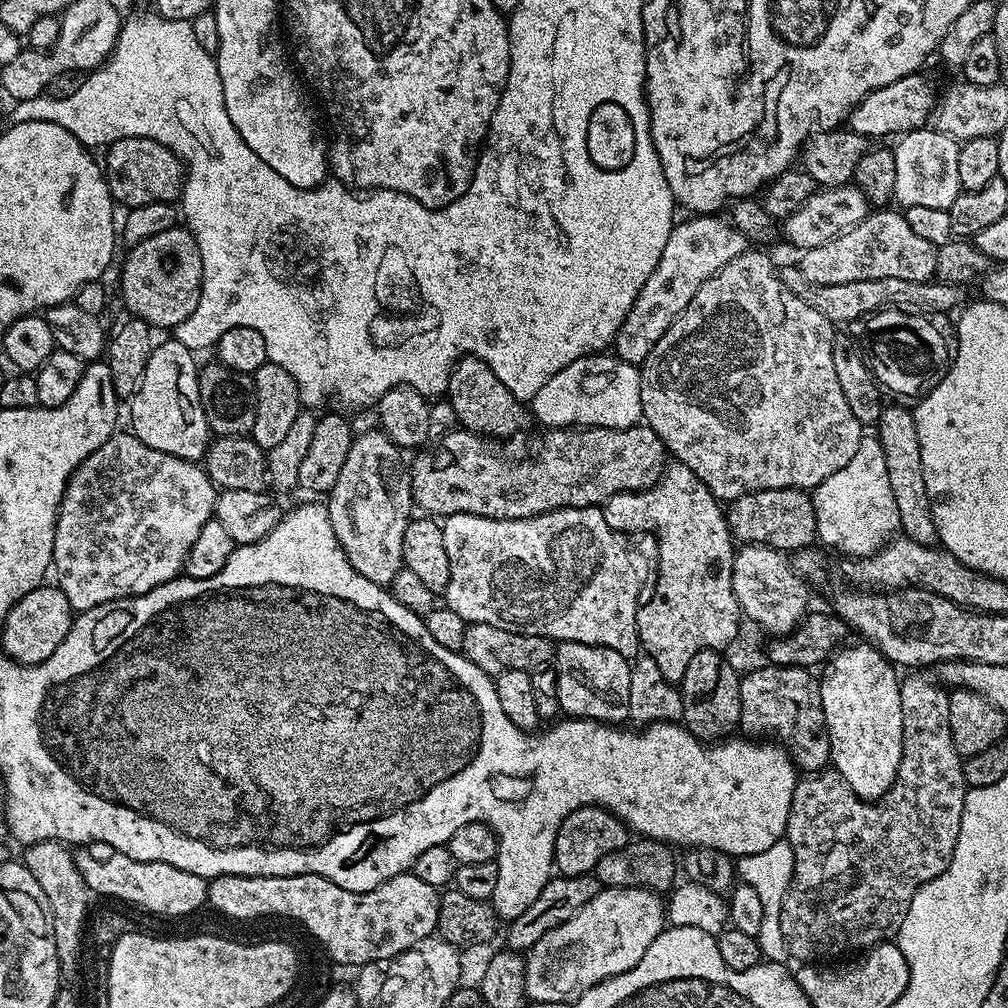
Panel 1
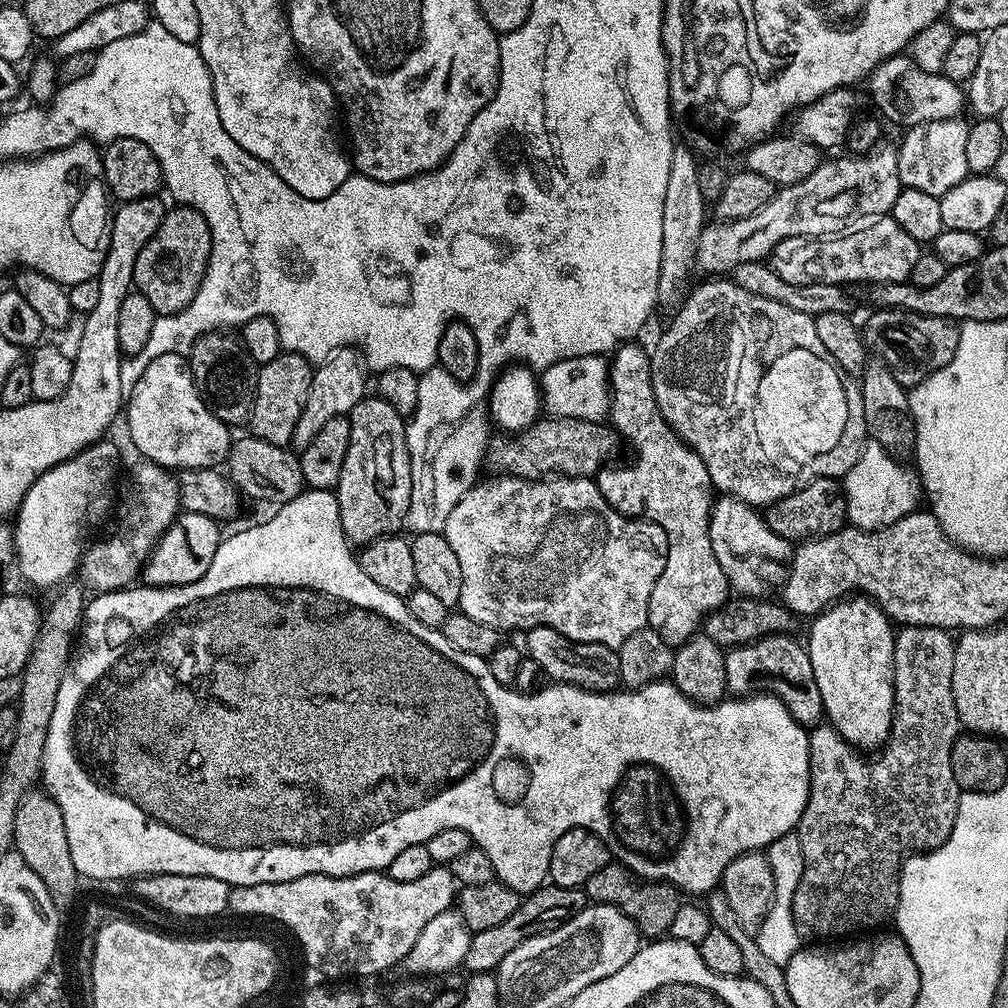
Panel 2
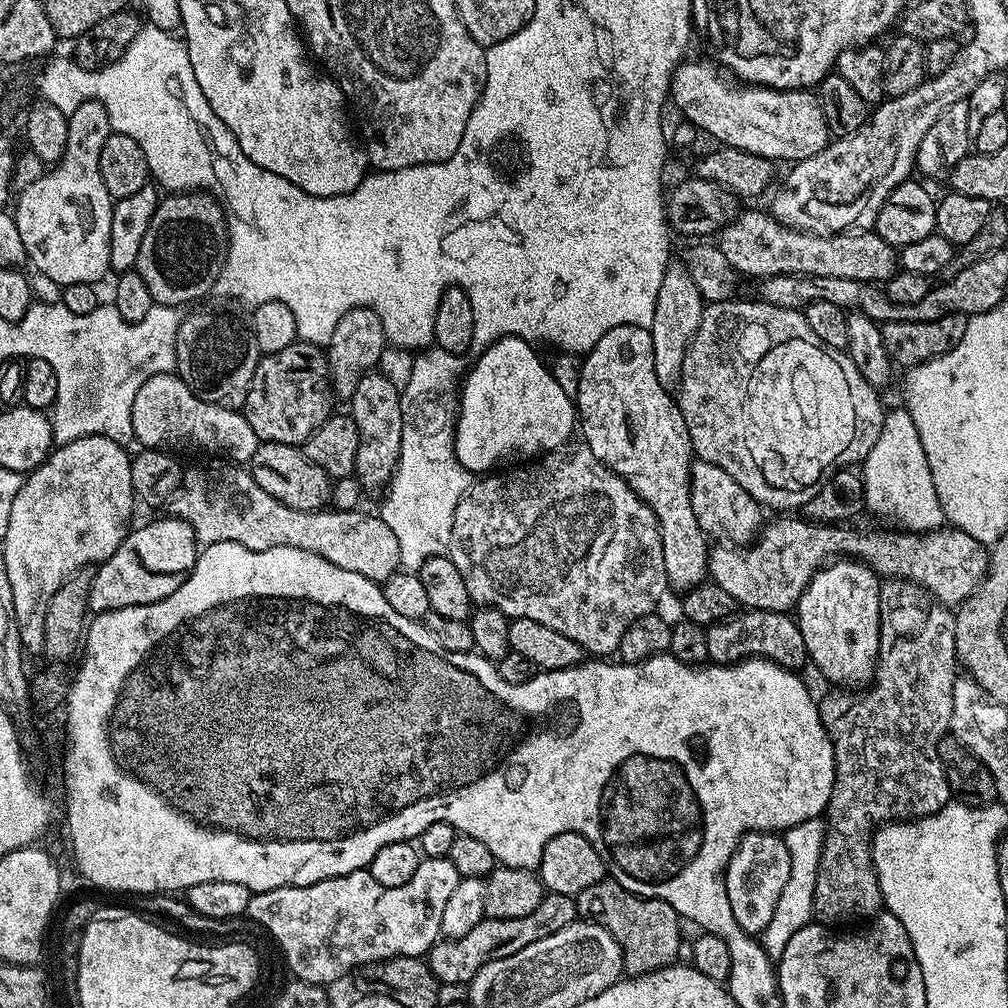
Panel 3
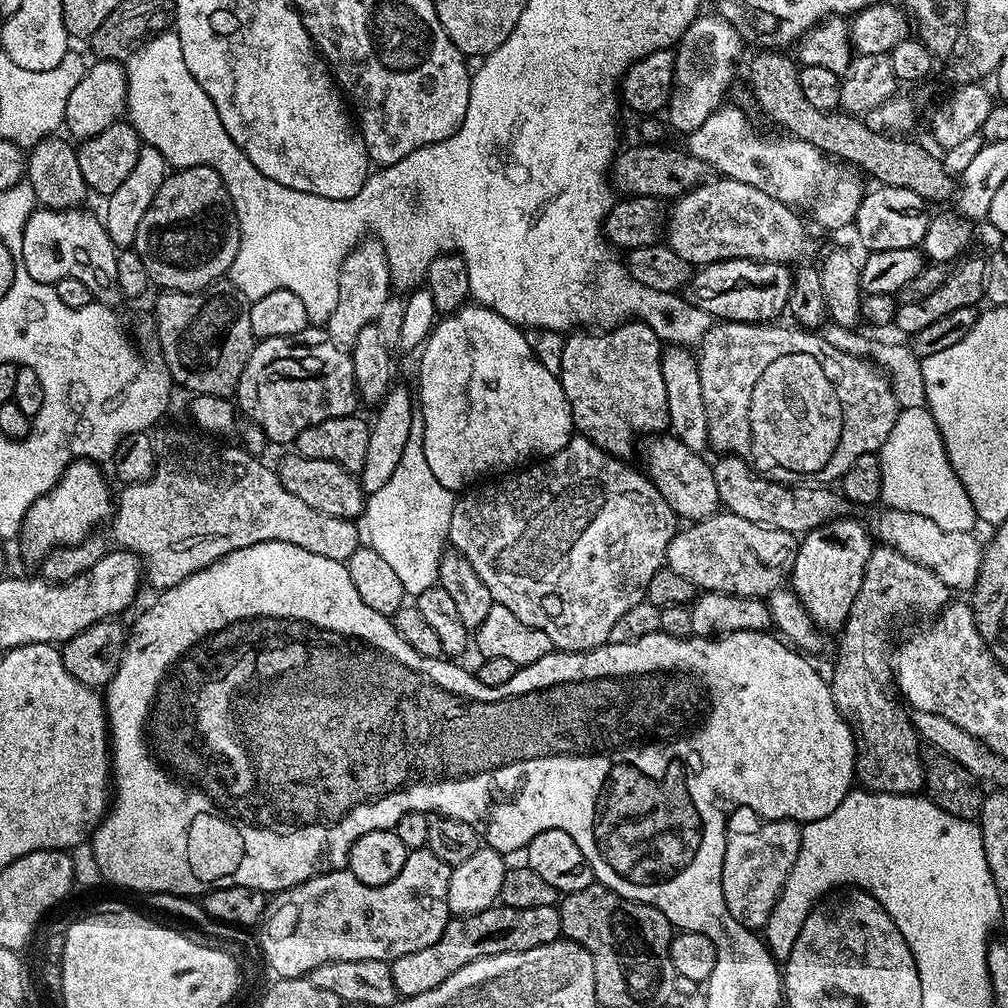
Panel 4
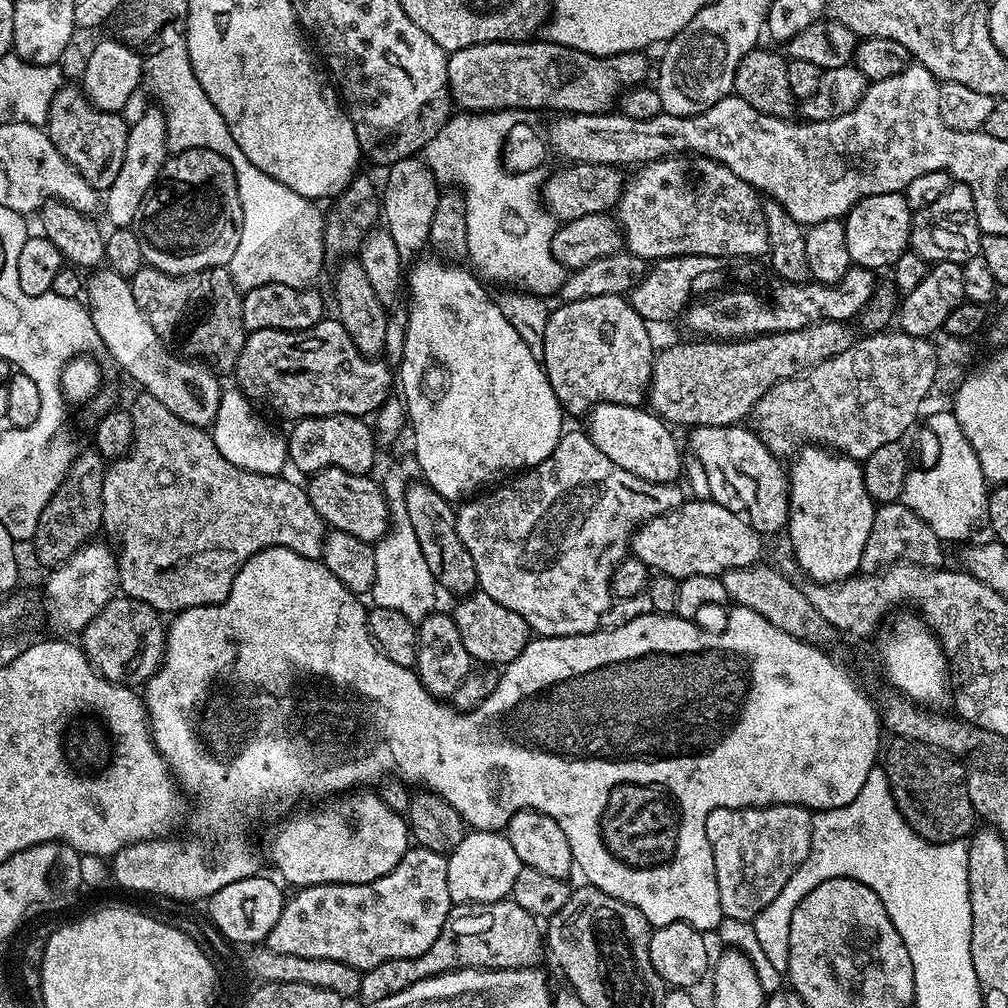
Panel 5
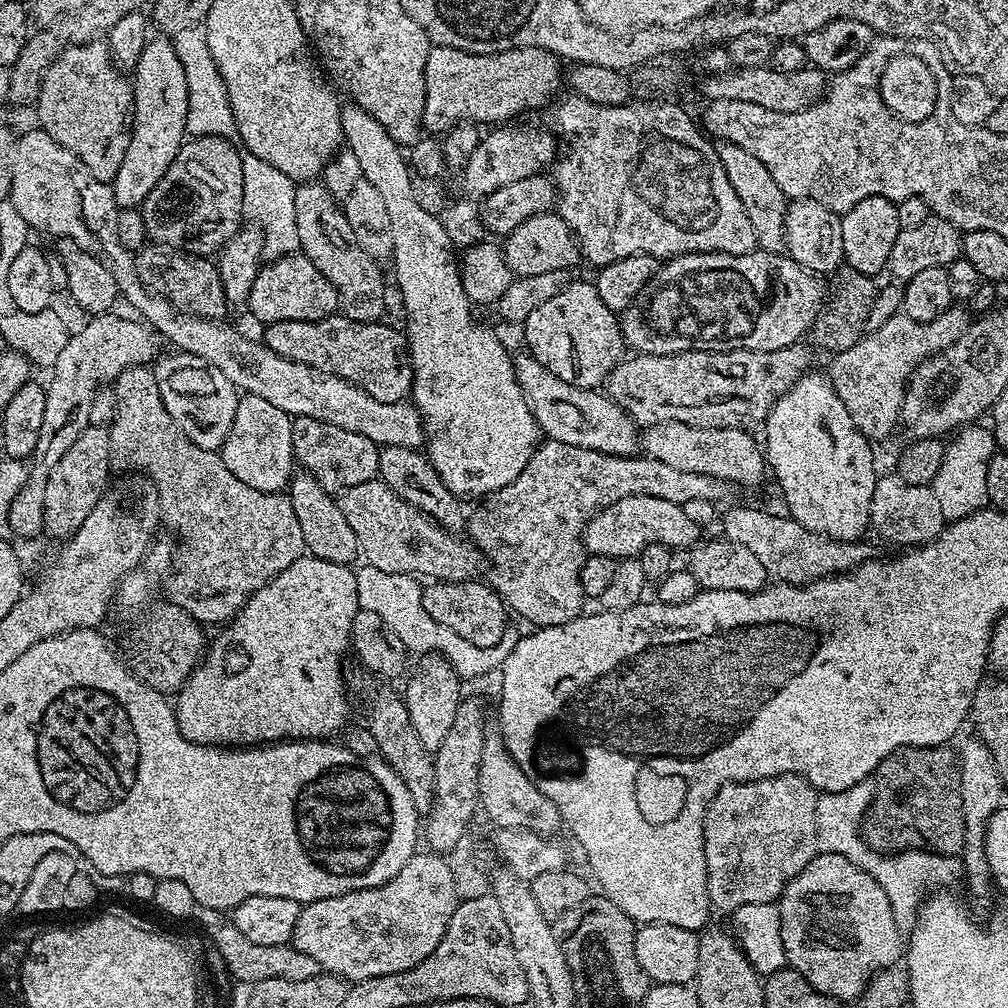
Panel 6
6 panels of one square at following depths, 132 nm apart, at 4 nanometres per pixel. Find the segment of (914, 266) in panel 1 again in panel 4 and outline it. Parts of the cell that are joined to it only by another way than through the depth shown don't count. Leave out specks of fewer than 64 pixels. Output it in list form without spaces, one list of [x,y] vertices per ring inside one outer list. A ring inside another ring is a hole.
[[[727,178],[705,179],[697,188],[691,188],[671,205],[670,219],[666,224],[666,243],[676,254],[686,258],[688,264],[703,266],[719,260],[765,260],[779,264],[795,265],[812,248],[812,240],[808,237],[808,228],[800,221],[800,216],[791,204],[778,202],[778,198],[770,198],[770,194],[762,194],[754,186],[746,186],[746,182]]]

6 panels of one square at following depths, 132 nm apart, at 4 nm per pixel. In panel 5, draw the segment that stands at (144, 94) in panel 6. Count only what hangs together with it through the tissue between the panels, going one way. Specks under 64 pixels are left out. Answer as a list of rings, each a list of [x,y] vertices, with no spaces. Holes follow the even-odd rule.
[[[159,106],[148,108],[135,121],[131,121],[126,138],[126,158],[122,158],[122,167],[114,177],[114,186],[106,189],[102,196],[102,213],[112,228],[127,228],[135,225],[140,207],[152,191],[154,182],[169,158],[166,118]]]

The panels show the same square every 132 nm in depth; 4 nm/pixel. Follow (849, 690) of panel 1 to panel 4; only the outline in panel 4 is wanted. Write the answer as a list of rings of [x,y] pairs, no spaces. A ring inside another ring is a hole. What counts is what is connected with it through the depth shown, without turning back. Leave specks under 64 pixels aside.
[[[856,518],[832,520],[803,533],[796,549],[790,587],[820,629],[843,629],[862,587],[862,574],[874,547],[873,537]]]

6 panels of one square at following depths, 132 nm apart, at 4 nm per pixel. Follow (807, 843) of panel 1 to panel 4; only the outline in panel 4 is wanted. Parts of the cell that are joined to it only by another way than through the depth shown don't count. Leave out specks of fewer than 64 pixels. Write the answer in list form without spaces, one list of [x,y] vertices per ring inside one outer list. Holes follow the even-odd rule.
[[[883,546],[873,547],[870,558],[866,562],[866,570],[862,574],[862,587],[858,589],[858,598],[854,598],[854,606],[850,606],[850,614],[848,620],[845,622],[842,635],[844,635],[844,641],[840,644],[840,657],[836,660],[836,669],[833,670],[832,676],[830,675],[830,687],[832,690],[832,697],[836,703],[836,709],[844,716],[844,721],[851,724],[853,733],[856,738],[856,775],[855,779],[860,780],[865,789],[870,792],[889,792],[890,794],[902,794],[903,796],[911,796],[919,793],[924,788],[924,761],[922,759],[922,741],[919,736],[916,735],[916,727],[912,724],[912,717],[906,711],[903,712],[898,705],[892,701],[892,696],[888,693],[888,682],[890,686],[890,656],[888,652],[888,623],[895,618],[899,612],[932,612],[936,614],[941,611],[949,603],[950,590],[946,586],[946,582],[942,582],[942,578],[938,578],[938,574],[934,574],[922,566],[918,562],[912,562],[910,558],[906,558],[893,548],[885,548]]]

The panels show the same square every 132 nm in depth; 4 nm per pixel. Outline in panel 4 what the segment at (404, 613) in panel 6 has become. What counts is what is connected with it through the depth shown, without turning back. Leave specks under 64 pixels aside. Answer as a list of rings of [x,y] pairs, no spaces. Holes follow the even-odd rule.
[[[416,418],[394,474],[382,490],[367,497],[362,513],[367,543],[398,574],[409,597],[418,597],[422,590],[437,587],[440,556],[446,547],[450,514],[456,502],[457,497],[434,478],[426,464],[424,423]]]

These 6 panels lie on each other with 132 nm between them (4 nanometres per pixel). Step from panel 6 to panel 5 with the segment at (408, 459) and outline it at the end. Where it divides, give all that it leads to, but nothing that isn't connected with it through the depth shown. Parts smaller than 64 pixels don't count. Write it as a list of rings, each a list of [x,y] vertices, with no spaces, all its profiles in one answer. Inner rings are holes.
[[[426,482],[409,483],[404,489],[404,505],[406,514],[410,518],[410,526],[414,526],[414,538],[418,538],[418,546],[422,550],[422,558],[426,558],[426,566],[430,566],[430,574],[435,578],[437,585],[448,592],[453,592],[456,598],[472,595],[477,591],[476,571],[474,570],[474,558],[470,558],[470,550],[462,546],[462,538],[458,538],[458,526],[456,525],[456,508],[442,494],[434,491]]]

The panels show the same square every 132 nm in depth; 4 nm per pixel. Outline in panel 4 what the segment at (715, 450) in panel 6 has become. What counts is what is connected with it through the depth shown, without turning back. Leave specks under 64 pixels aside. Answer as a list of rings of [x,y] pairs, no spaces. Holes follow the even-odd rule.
[[[724,454],[719,457],[720,461],[712,464],[712,473],[714,482],[718,482],[718,494],[720,503],[727,511],[733,512],[738,518],[746,518],[750,522],[764,524],[767,528],[777,528],[787,532],[803,534],[809,532],[811,528],[816,528],[820,524],[828,524],[832,520],[843,520],[851,517],[854,512],[854,506],[846,499],[843,491],[833,489],[828,486],[789,486],[786,484],[777,484],[774,480],[767,480],[753,472],[751,466],[739,456]]]

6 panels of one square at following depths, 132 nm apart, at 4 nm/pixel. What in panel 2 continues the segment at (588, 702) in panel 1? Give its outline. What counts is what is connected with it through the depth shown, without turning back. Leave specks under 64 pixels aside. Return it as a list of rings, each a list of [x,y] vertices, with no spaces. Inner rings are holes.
[[[538,626],[527,629],[527,659],[542,666],[545,677],[558,684],[573,684],[591,692],[610,692],[621,683],[619,676],[619,654],[615,648],[601,644],[580,644],[577,640],[558,634],[558,630]]]

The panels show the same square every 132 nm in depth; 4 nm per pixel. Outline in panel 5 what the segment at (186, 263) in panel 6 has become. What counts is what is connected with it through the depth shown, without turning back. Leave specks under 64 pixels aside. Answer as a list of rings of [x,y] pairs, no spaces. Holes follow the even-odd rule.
[[[145,266],[138,274],[130,277],[134,302],[146,314],[150,326],[154,326],[154,334],[162,338],[165,346],[178,356],[193,362],[199,362],[217,373],[231,373],[238,362],[238,354],[242,354],[245,330],[242,322],[242,292],[236,287],[227,267],[207,268],[189,276],[171,276],[157,268]]]

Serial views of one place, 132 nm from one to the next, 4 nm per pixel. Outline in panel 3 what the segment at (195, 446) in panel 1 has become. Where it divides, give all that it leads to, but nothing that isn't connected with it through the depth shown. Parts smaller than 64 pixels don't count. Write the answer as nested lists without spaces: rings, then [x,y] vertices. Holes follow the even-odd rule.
[[[163,372],[142,382],[132,407],[132,435],[135,443],[140,443],[140,446],[148,450],[197,448],[200,452],[213,452],[216,456],[224,456],[220,458],[241,466],[247,465],[254,458],[254,450],[262,443],[254,434],[254,430],[250,430],[250,422],[246,422],[243,411],[223,408],[198,398],[190,390],[190,386],[186,386],[184,380],[171,372]]]

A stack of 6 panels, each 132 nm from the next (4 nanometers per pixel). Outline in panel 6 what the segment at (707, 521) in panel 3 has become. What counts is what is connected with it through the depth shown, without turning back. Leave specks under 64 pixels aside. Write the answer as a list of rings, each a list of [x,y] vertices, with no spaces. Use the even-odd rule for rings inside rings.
[[[530,354],[523,355],[517,355],[514,360],[518,386],[522,386],[522,394],[547,439],[611,456],[637,455],[638,426],[609,396],[600,390],[570,386],[570,382],[562,382],[562,378],[550,374],[550,370]]]

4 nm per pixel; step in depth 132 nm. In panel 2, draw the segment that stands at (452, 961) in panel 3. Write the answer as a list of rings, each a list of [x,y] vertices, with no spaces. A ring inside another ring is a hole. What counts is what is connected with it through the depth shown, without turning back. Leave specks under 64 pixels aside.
[[[549,883],[541,886],[537,892],[529,892],[521,899],[518,910],[506,918],[498,926],[490,926],[490,930],[475,933],[470,942],[470,950],[466,950],[463,967],[469,973],[489,972],[500,967],[502,958],[510,954],[524,940],[531,936],[539,936],[541,932],[549,932],[562,926],[570,918],[574,918],[586,906],[586,897],[583,887],[563,888],[557,884]]]

